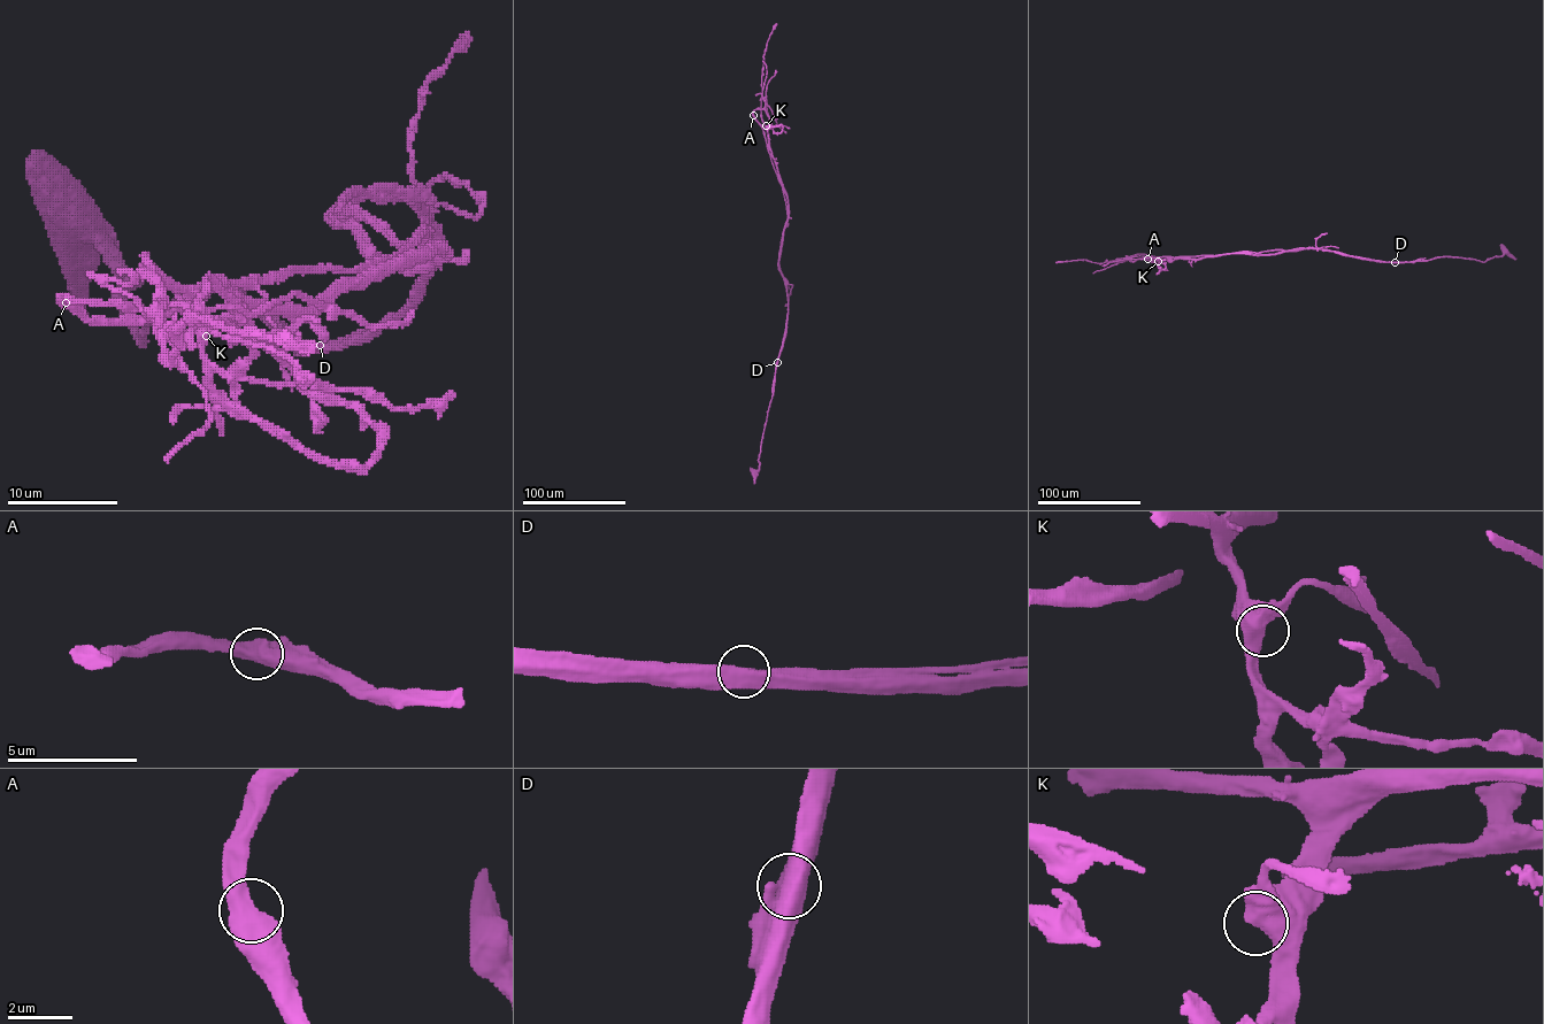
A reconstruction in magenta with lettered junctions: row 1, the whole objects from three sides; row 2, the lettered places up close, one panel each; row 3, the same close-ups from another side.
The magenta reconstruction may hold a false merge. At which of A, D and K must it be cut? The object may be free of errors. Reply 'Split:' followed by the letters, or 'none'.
Split: D

